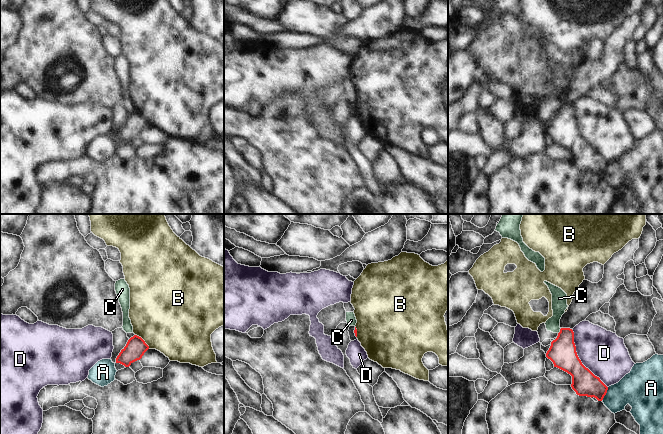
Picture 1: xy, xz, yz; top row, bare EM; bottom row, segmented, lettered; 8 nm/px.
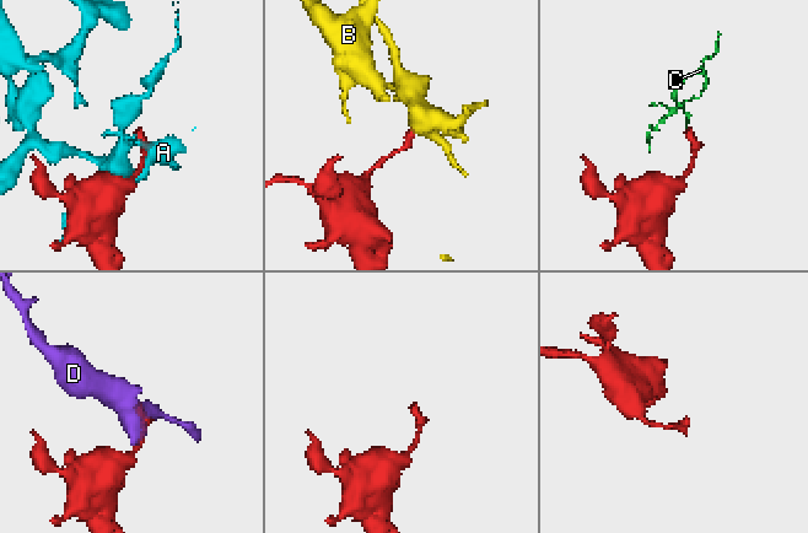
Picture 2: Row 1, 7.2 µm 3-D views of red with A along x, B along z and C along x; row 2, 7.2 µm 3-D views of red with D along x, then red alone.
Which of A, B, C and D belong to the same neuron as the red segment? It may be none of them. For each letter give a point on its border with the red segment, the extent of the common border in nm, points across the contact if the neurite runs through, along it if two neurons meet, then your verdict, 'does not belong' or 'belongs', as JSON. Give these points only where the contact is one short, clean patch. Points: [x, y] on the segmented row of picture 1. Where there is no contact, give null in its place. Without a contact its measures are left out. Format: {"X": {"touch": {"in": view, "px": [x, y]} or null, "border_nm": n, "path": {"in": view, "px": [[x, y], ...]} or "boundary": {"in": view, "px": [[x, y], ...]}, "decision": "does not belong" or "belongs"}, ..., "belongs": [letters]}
{"A": {"touch": {"in": "yz", "px": [605, 394]}, "border_nm": 130, "decision": "does not belong"}, "B": {"touch": {"in": "xy", "px": [143, 340]}, "border_nm": 170, "decision": "does not belong"}, "C": {"touch": {"in": "yz", "px": [560, 331]}, "border_nm": 50, "boundary": {"in": "yz", "px": [[561, 328], [558, 333]]}, "decision": "does not belong"}, "D": {"touch": {"in": "yz", "px": [580, 360]}, "border_nm": 550, "decision": "does not belong"}, "belongs": []}

